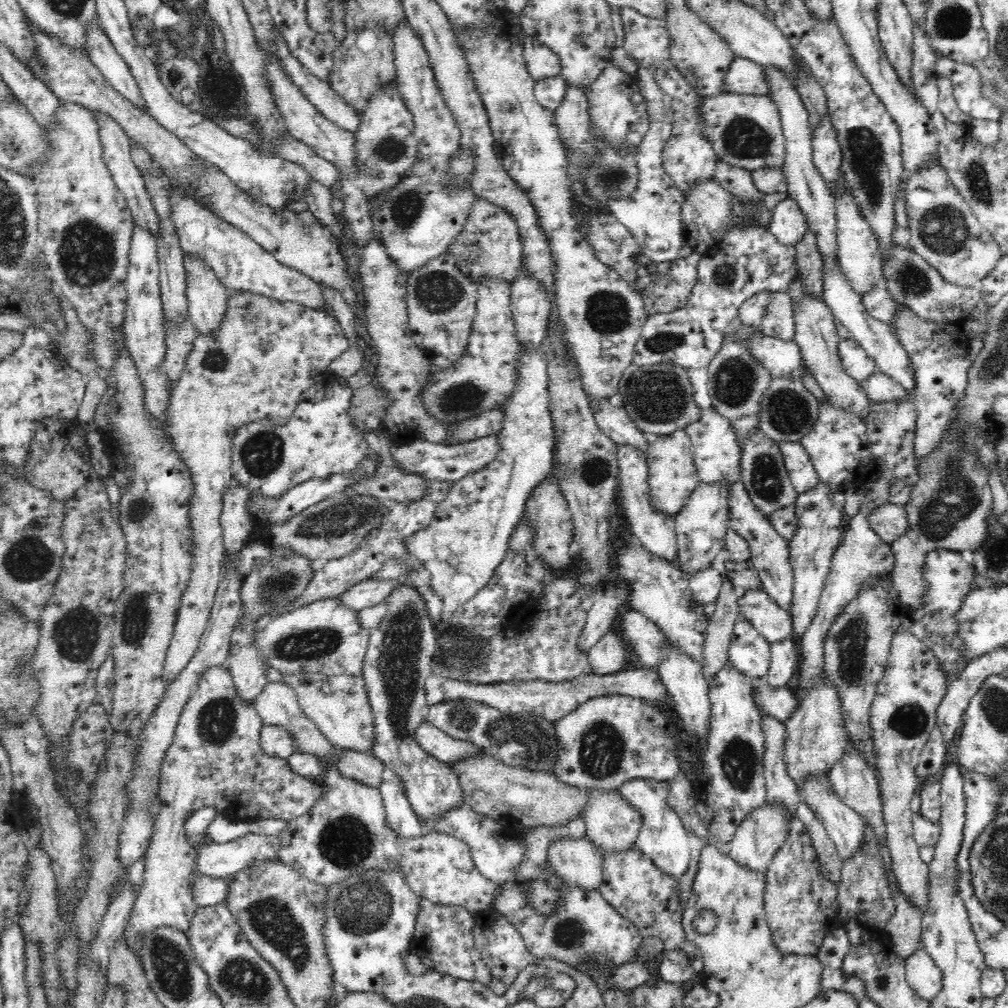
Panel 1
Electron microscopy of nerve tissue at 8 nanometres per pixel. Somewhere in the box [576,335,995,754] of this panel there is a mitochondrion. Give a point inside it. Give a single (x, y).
(954, 498)

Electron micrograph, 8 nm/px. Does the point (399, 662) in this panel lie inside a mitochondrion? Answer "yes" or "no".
yes

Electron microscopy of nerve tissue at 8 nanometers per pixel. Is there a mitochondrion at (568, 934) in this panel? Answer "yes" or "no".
yes

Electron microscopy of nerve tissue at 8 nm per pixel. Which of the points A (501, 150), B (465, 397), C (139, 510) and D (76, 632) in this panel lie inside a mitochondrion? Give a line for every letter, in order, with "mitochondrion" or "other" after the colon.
A: other
B: mitochondrion
C: mitochondrion
D: mitochondrion

